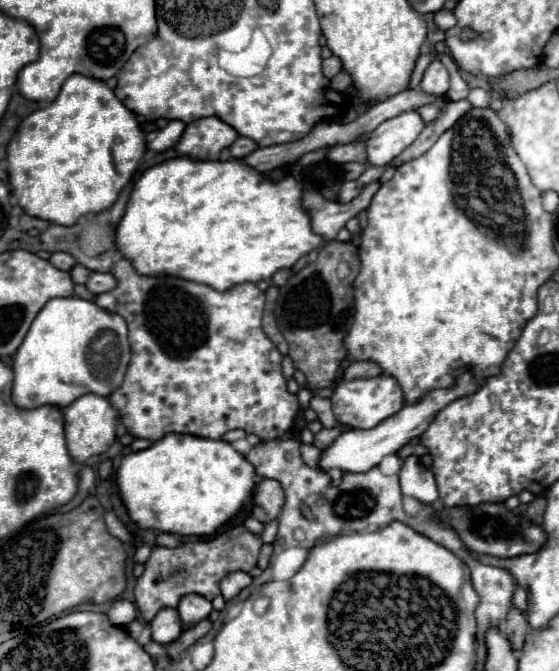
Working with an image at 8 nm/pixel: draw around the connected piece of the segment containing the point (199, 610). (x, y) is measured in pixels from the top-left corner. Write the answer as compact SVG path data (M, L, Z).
M189 594L185 596L179 606L177 606L177 612L179 612L179 618L181 618L181 624L183 628L191 628L195 626L197 622L205 620L209 616L209 612L213 610L211 602L203 596L197 596L197 594Z

